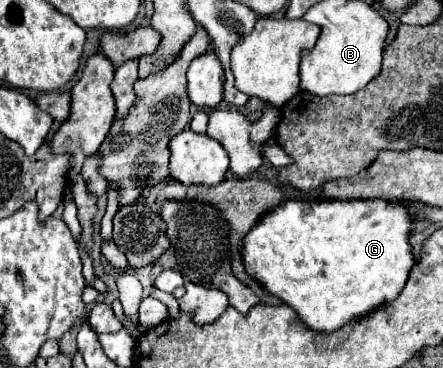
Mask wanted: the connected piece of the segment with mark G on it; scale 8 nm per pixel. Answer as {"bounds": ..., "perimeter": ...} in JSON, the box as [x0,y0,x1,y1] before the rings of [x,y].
{"bounds":[242,200,416,332],"perimeter":[[[290,200],[264,214],[256,228],[248,232],[242,244],[244,266],[252,278],[268,288],[270,294],[294,308],[308,328],[334,332],[346,322],[366,316],[394,300],[402,292],[406,278],[416,264],[410,244],[414,222],[416,216],[398,200]]]}

